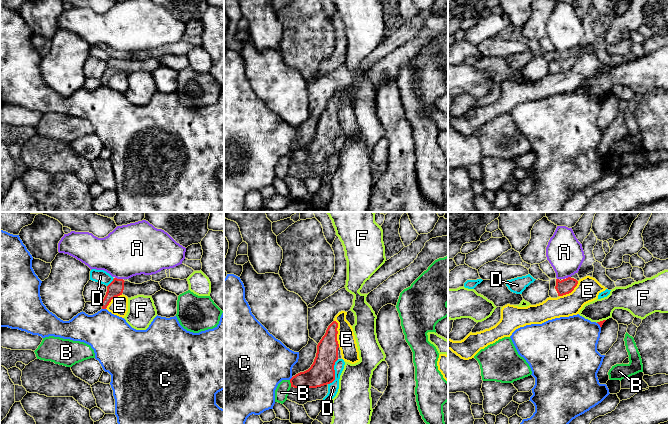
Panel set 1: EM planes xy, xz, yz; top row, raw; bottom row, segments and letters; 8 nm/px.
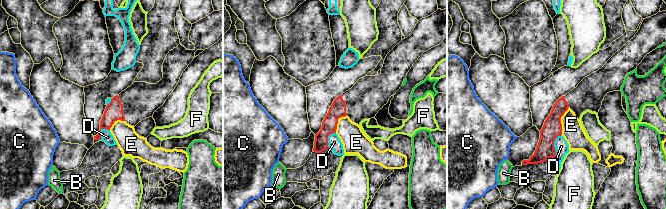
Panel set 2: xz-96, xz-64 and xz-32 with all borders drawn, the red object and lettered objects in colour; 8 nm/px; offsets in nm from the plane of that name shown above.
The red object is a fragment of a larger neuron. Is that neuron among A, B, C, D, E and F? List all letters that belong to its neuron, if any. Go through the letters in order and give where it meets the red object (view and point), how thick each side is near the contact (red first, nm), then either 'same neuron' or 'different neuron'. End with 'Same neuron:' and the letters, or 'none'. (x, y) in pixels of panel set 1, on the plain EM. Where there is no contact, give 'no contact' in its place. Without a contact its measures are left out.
A: xy (119, 55) | 120/420 nm | different neuron
B: xz (290, 158) | 190/110 nm | different neuron
C: xy (104, 84) | 120/360 nm | different neuron
D: xz (334, 148) | 200/90 nm | different neuron
E: xz (337, 109) | 180/140 nm | different neuron
F: yz (600, 97) | 40/180 nm | different neuron
Same neuron: none

